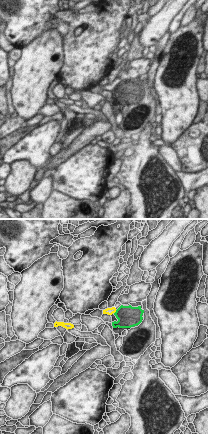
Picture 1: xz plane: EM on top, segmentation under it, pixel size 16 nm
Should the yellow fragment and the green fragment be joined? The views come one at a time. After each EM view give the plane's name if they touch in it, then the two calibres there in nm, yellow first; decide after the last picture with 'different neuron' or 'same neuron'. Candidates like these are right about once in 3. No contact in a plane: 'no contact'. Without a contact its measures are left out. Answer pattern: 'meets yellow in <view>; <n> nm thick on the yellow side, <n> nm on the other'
meets yellow in xz; 120 nm thick on the yellow side, 340 nm on the other

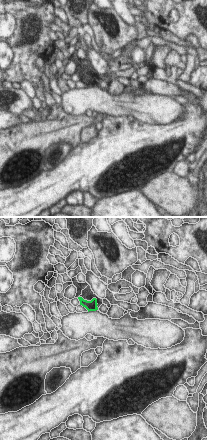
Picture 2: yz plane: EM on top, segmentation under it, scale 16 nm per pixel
no contact

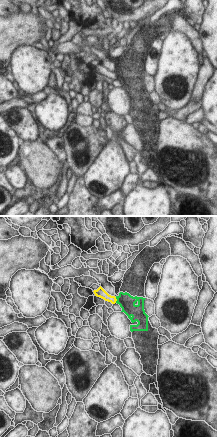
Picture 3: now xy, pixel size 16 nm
meets yellow in xy; 140 nm thick on the yellow side, 260 nm on the other

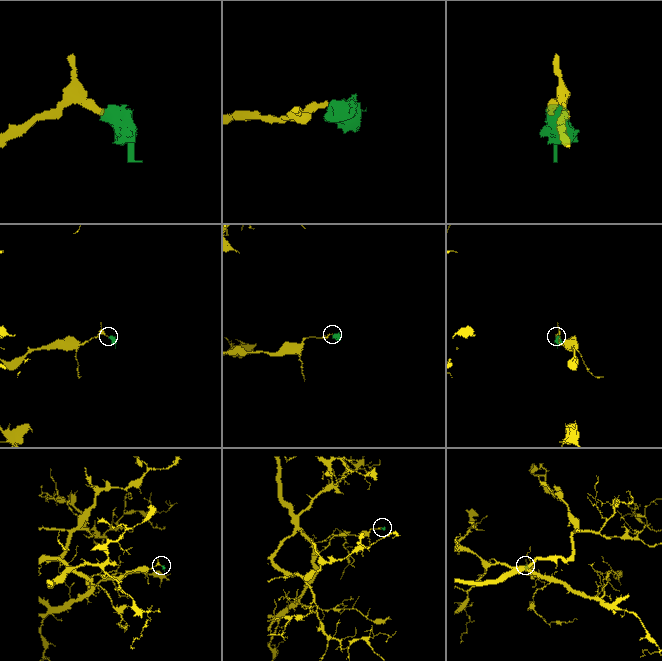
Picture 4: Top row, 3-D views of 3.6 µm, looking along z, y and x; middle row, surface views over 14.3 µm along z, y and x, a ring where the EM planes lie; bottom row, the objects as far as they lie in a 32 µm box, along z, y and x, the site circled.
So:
different neuron

